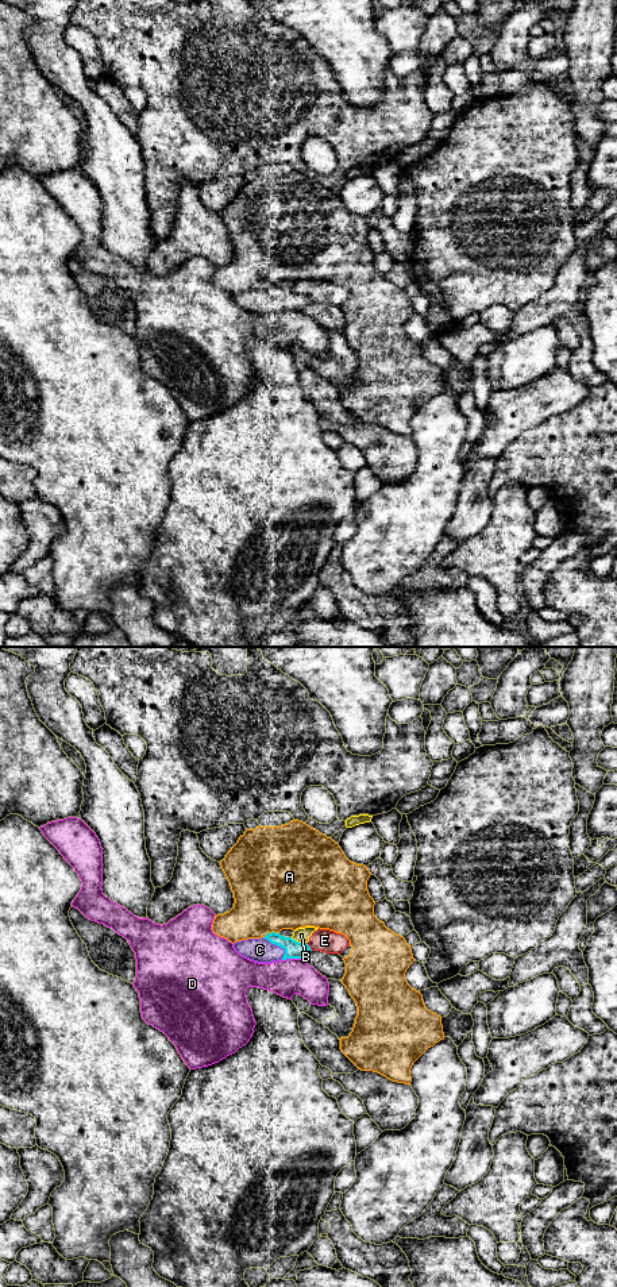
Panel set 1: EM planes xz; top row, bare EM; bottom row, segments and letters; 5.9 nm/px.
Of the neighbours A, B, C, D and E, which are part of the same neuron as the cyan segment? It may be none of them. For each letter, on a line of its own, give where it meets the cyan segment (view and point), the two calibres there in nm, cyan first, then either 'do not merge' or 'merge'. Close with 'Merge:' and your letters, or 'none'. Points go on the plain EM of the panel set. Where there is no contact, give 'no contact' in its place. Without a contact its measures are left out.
A: meets cyan in xz at (272, 284); 110 nm thick on the cyan side, 480 nm on the other; do not merge
B: meets cyan in xz at (297, 293); 110 nm thick on the cyan side, 90 nm on the other; do not merge
C: meets cyan in xz at (278, 297); 110 nm thick on the cyan side, 140 nm on the other; merge
D: meets cyan in xz at (292, 309); 110 nm thick on the cyan side, 220 nm on the other; do not merge
E: meets cyan in xz at (309, 299); 110 nm thick on the cyan side, 140 nm on the other; do not merge
Merge: C

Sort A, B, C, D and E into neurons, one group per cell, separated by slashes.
A / B E / C / D

